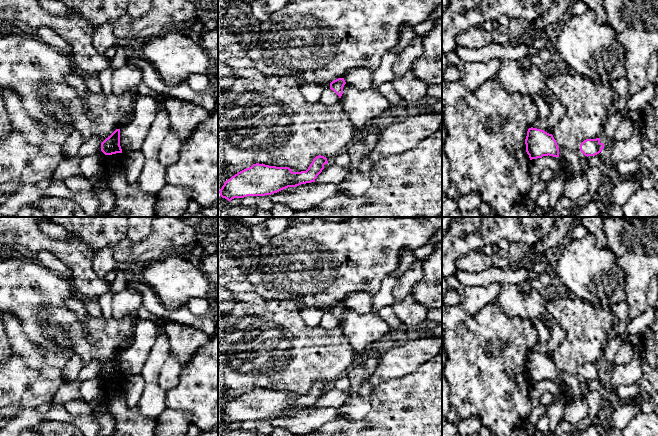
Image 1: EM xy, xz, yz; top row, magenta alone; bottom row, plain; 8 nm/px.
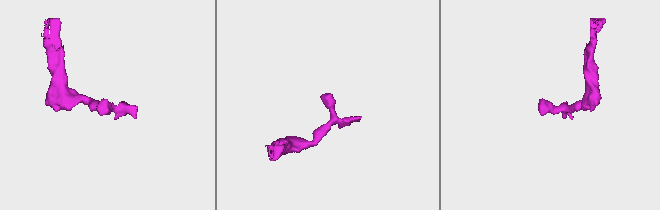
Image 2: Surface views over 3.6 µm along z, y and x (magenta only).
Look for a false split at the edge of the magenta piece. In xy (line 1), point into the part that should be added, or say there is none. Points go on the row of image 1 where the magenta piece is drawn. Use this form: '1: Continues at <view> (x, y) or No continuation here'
1: No continuation here

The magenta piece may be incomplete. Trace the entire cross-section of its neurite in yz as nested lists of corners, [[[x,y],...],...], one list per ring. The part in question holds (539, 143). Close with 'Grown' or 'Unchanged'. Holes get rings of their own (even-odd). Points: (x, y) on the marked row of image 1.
[[[529,128],[525,139],[530,160],[543,156],[559,157],[559,148],[552,134],[537,128]]]. Unchanged

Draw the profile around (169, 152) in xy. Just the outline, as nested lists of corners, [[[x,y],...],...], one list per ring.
[[[169,131],[160,145],[159,161],[166,167],[173,165],[180,156],[182,142],[178,134]]]

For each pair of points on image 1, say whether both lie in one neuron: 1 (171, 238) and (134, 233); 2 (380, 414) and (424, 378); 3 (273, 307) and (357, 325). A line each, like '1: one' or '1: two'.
1: two
2: one
3: two

